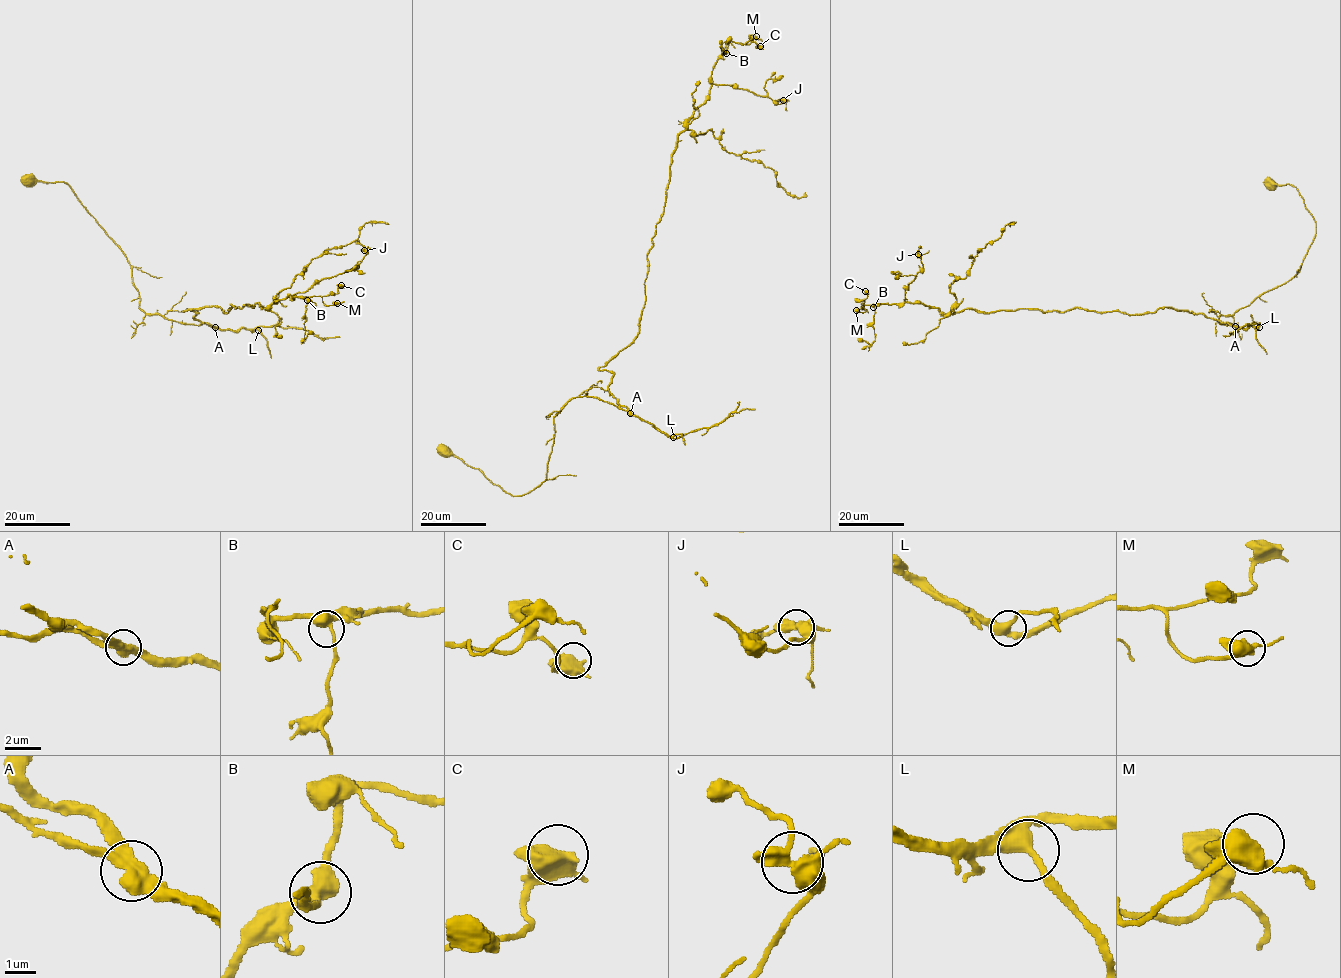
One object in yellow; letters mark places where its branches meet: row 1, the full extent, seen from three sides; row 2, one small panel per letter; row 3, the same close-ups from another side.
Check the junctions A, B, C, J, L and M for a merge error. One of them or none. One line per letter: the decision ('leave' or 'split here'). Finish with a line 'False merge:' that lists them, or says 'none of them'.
A: leave
B: leave
C: leave
J: leave
L: leave
M: leave
False merge: none of them

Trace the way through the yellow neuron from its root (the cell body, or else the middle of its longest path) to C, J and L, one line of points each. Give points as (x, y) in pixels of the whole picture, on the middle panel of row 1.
C: (445, 451), (523, 495), (569, 400), (619, 406), (599, 368), (639, 332), (678, 135), (728, 44), (760, 46)
J: (445, 451), (523, 495), (569, 400), (619, 406), (599, 368), (639, 332), (678, 135), (713, 84), (783, 100)
L: (445, 451), (477, 468), (512, 496), (523, 495), (546, 478), (554, 418), (573, 398), (597, 397), (673, 437)

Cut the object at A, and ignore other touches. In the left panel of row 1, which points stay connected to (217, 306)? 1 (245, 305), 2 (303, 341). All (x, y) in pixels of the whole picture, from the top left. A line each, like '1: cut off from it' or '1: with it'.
1: with it
2: with it

